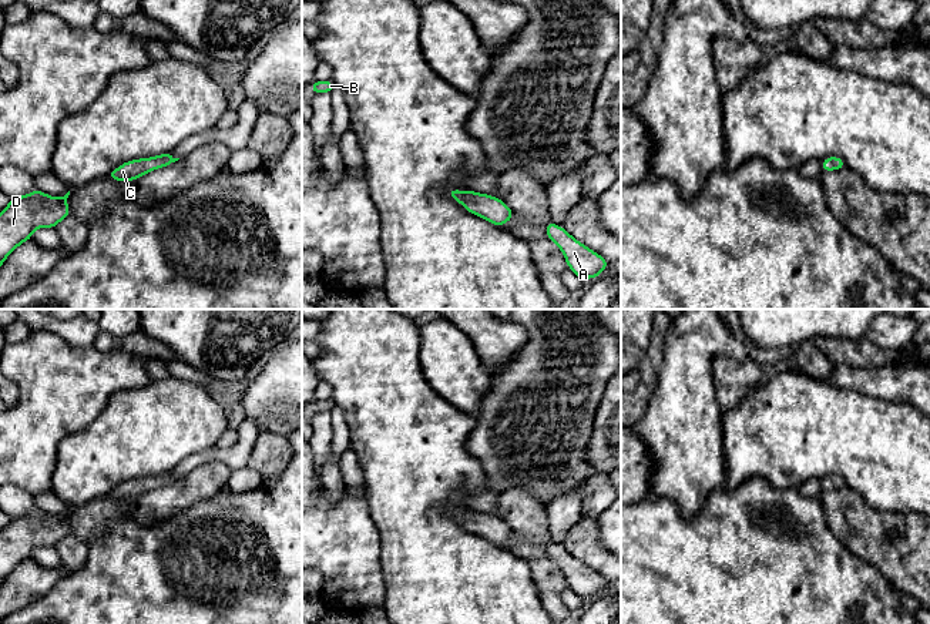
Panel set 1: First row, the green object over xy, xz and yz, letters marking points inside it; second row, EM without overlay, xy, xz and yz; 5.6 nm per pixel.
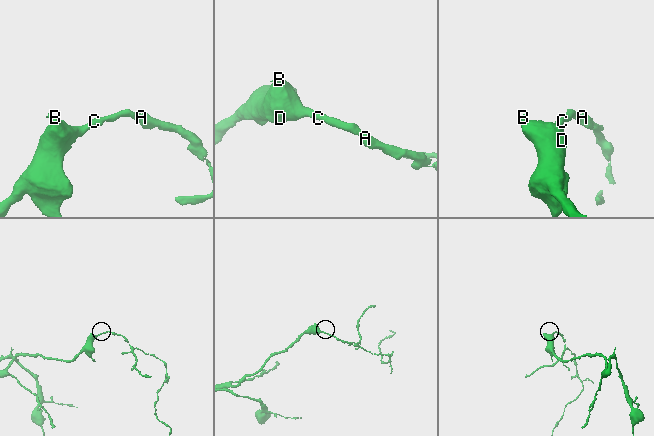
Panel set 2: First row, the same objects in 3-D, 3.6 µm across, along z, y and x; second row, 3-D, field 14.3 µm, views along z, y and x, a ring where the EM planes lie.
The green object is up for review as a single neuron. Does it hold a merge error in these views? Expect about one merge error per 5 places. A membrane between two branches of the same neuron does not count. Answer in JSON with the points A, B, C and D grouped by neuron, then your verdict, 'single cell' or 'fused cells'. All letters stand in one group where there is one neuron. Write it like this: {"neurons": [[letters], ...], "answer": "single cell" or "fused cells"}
{"neurons": [["A", "B", "C", "D"]], "answer": "single cell"}

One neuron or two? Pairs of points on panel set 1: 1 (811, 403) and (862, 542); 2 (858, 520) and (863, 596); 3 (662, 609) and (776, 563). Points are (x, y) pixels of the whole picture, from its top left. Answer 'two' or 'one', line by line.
1: two
2: two
3: one

